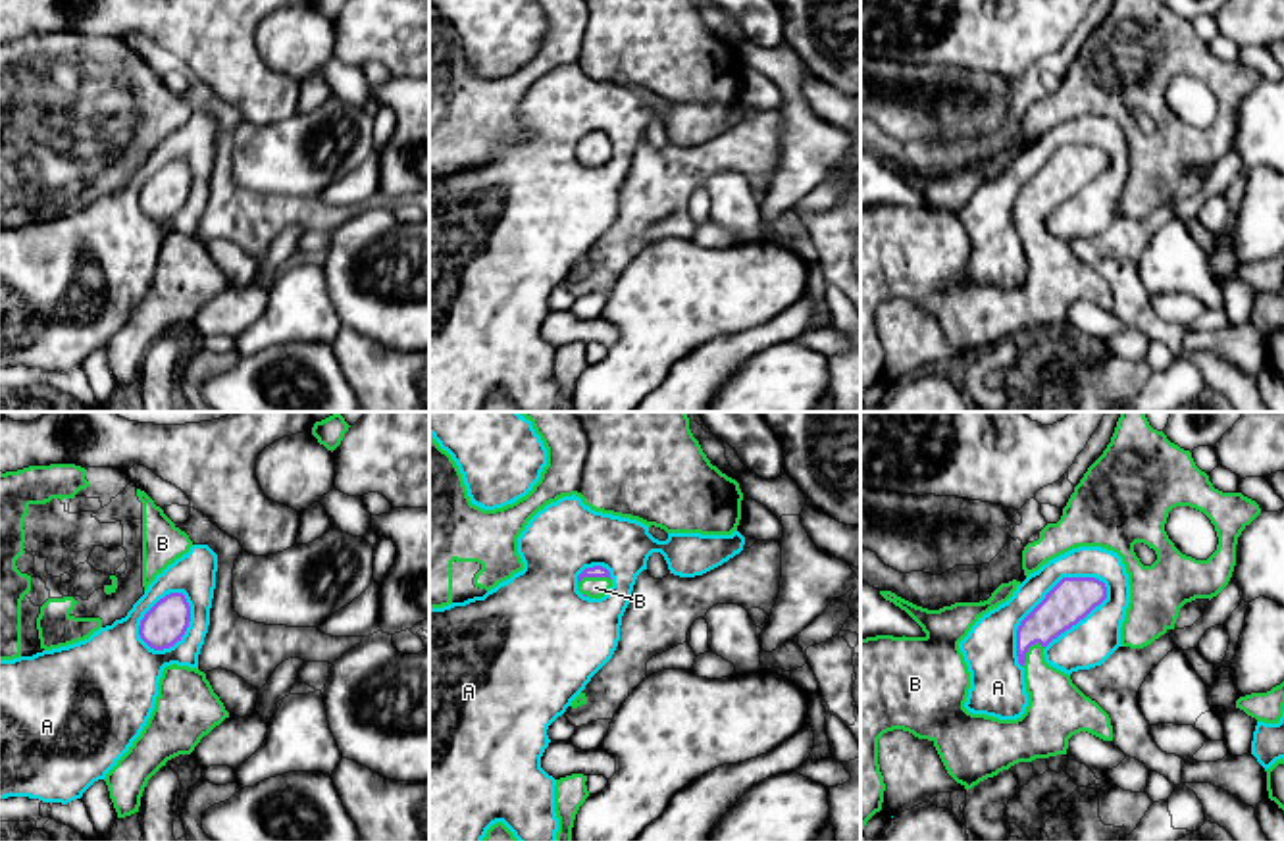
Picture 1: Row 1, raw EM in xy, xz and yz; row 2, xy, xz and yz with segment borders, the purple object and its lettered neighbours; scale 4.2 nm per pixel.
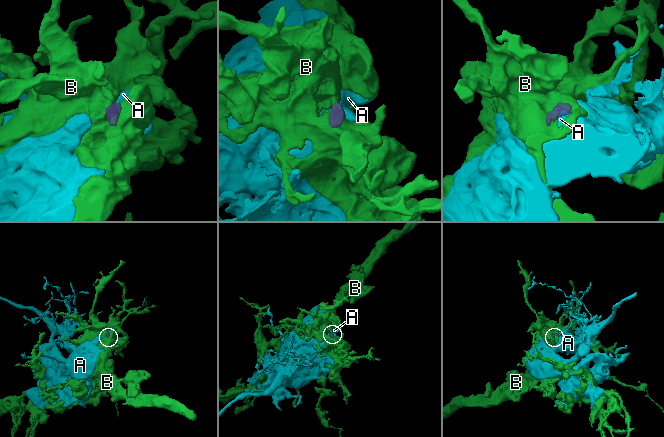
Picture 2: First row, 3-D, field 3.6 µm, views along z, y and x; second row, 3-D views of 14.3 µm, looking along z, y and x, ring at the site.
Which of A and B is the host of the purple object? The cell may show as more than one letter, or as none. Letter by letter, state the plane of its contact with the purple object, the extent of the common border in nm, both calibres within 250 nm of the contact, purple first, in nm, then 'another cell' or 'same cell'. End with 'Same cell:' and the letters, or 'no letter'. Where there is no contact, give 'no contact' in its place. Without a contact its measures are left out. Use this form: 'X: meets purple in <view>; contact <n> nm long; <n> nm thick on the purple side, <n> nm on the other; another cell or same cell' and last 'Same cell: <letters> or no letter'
A: meets purple in yz; contact 500 nm long; 180 nm thick on the purple side, 190 nm on the other; another cell
B: meets purple in xz; contact 150 nm long; 50 nm thick on the purple side, 90 nm on the other; same cell
Same cell: B

